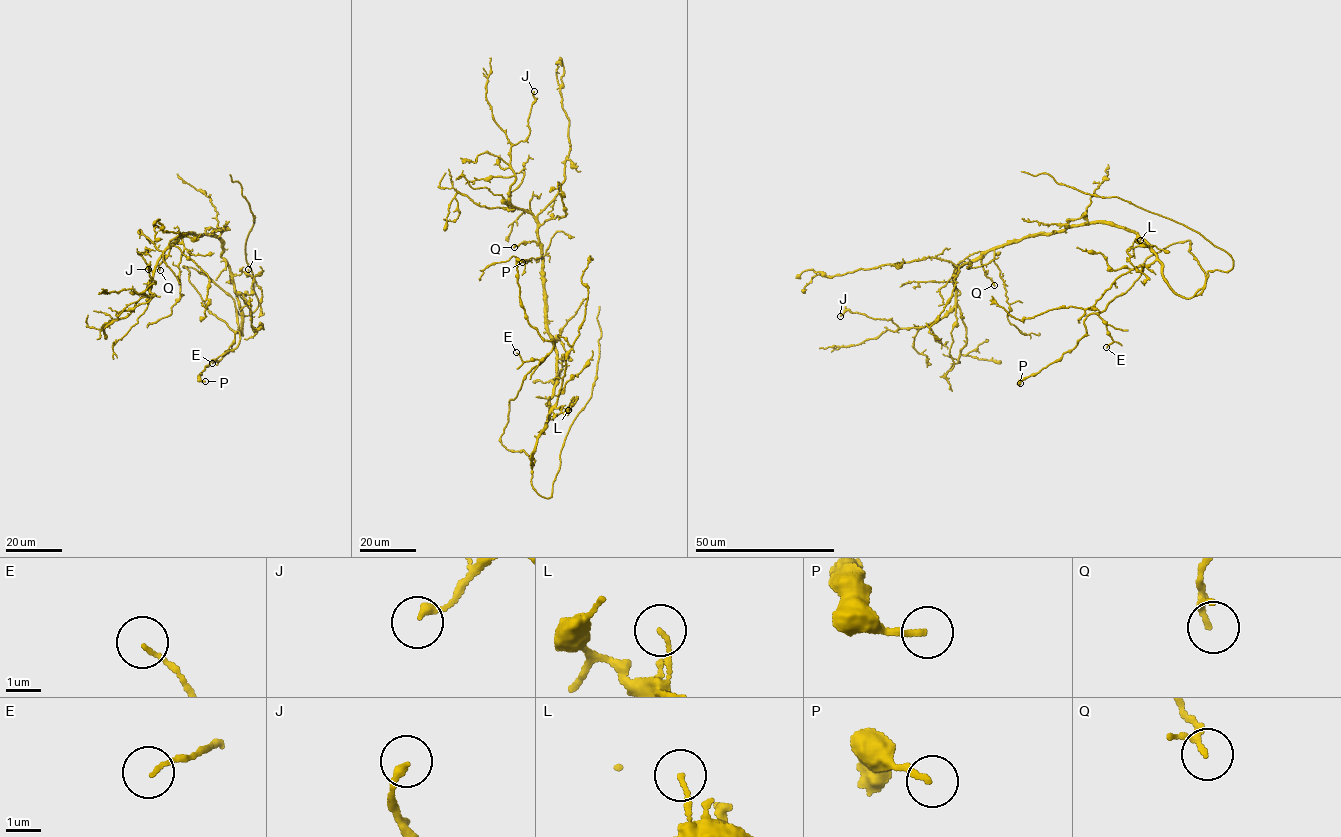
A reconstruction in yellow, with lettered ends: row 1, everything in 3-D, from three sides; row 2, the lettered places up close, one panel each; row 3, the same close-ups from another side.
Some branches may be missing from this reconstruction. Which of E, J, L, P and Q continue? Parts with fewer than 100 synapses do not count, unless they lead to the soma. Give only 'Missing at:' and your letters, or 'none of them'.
Missing at: none of them

